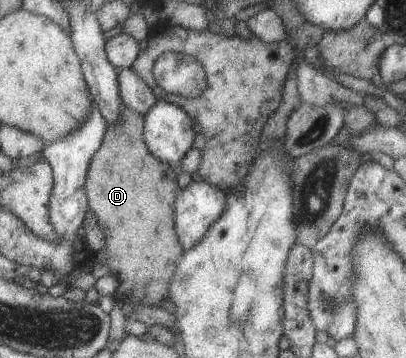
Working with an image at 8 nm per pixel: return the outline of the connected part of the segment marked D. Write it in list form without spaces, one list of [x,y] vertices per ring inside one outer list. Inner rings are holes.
[[[121,102],[118,121],[107,126],[100,147],[88,163],[84,183],[88,210],[95,216],[106,241],[105,263],[109,273],[118,281],[113,298],[121,304],[125,318],[131,318],[137,306],[155,305],[160,300],[168,299],[168,285],[183,250],[174,230],[172,208],[179,189],[176,184],[177,169],[147,151],[143,128],[142,115]]]

